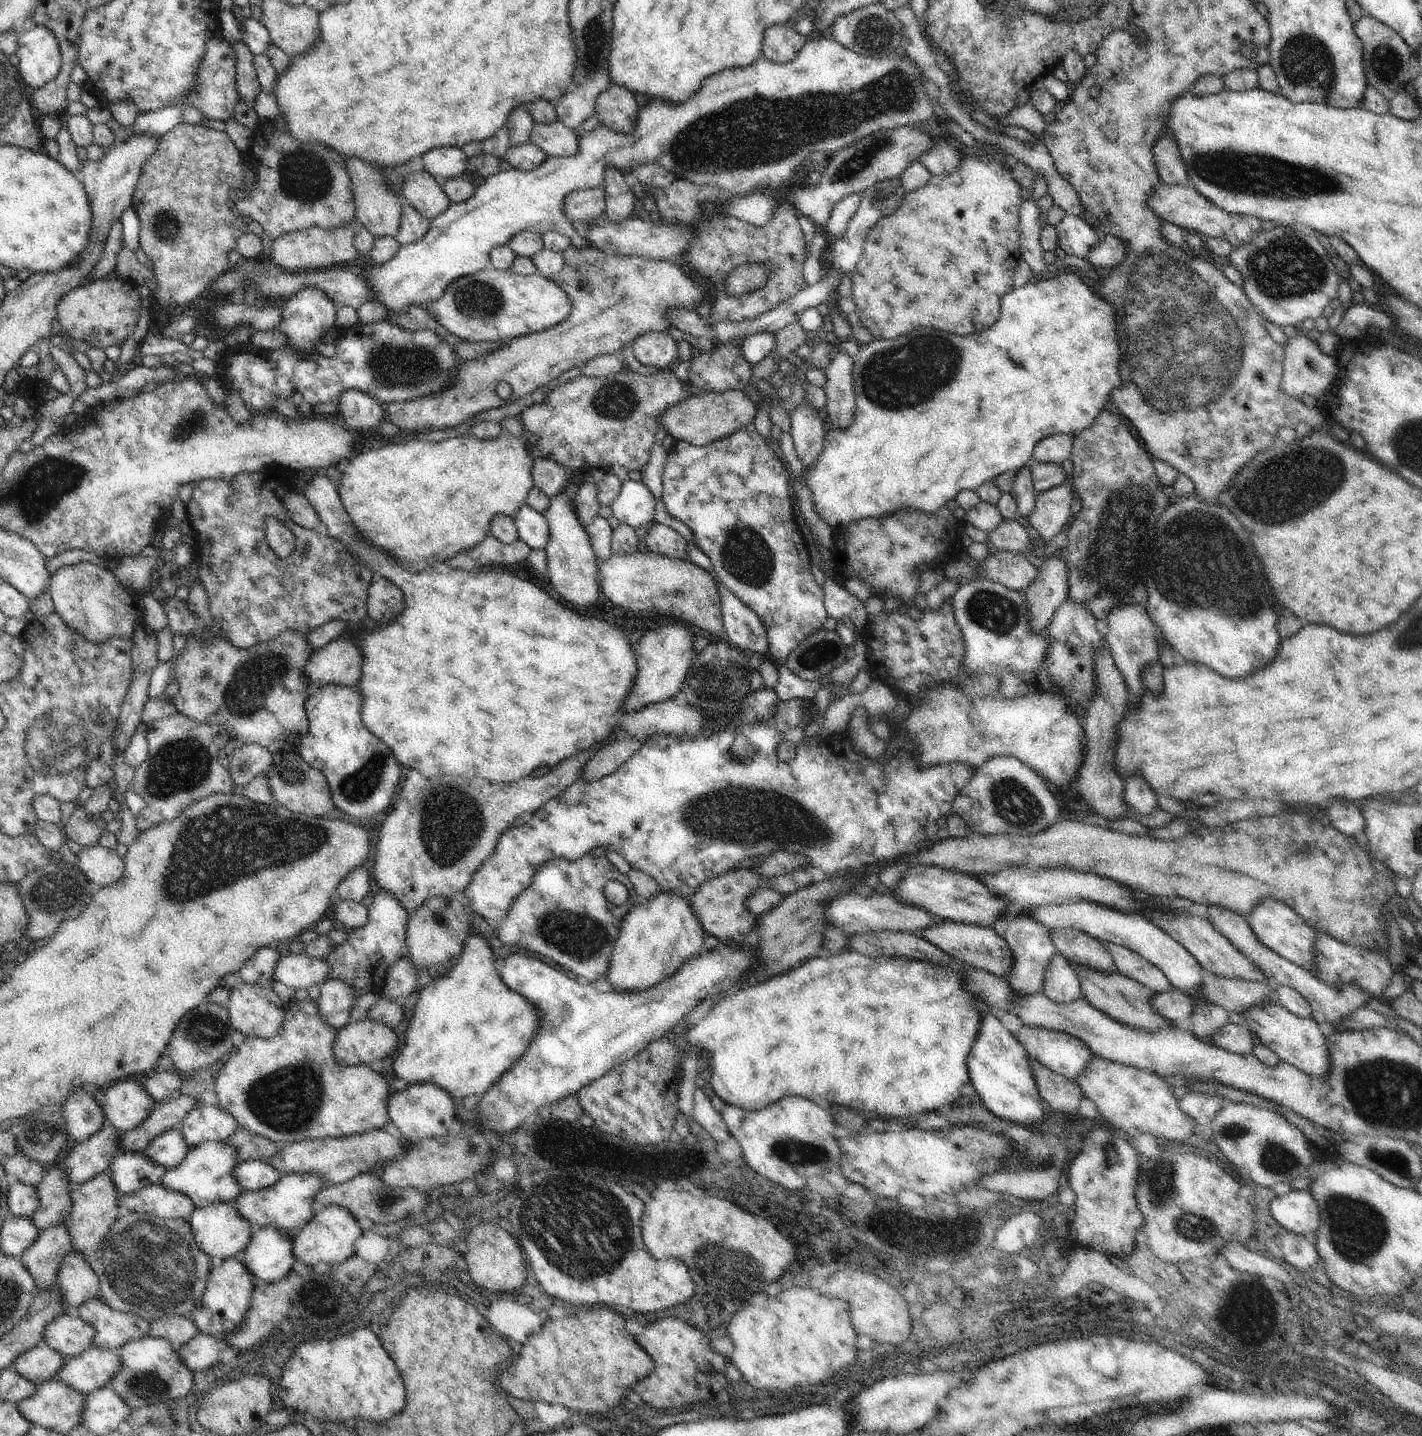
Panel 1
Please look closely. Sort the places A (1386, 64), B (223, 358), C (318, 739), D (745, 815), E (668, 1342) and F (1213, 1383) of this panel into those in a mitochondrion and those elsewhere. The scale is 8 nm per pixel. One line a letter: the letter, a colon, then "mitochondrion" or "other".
A: mitochondrion
B: other
C: other
D: mitochondrion
E: other
F: other

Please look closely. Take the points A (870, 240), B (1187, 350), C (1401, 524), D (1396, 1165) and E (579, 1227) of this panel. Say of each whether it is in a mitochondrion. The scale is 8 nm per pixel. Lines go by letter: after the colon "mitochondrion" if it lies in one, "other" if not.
A: other
B: mitochondrion
C: other
D: mitochondrion
E: mitochondrion

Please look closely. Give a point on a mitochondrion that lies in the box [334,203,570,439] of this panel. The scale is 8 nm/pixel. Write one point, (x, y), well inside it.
(395, 364)

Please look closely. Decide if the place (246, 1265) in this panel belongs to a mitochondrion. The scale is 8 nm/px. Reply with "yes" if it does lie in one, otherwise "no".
no

